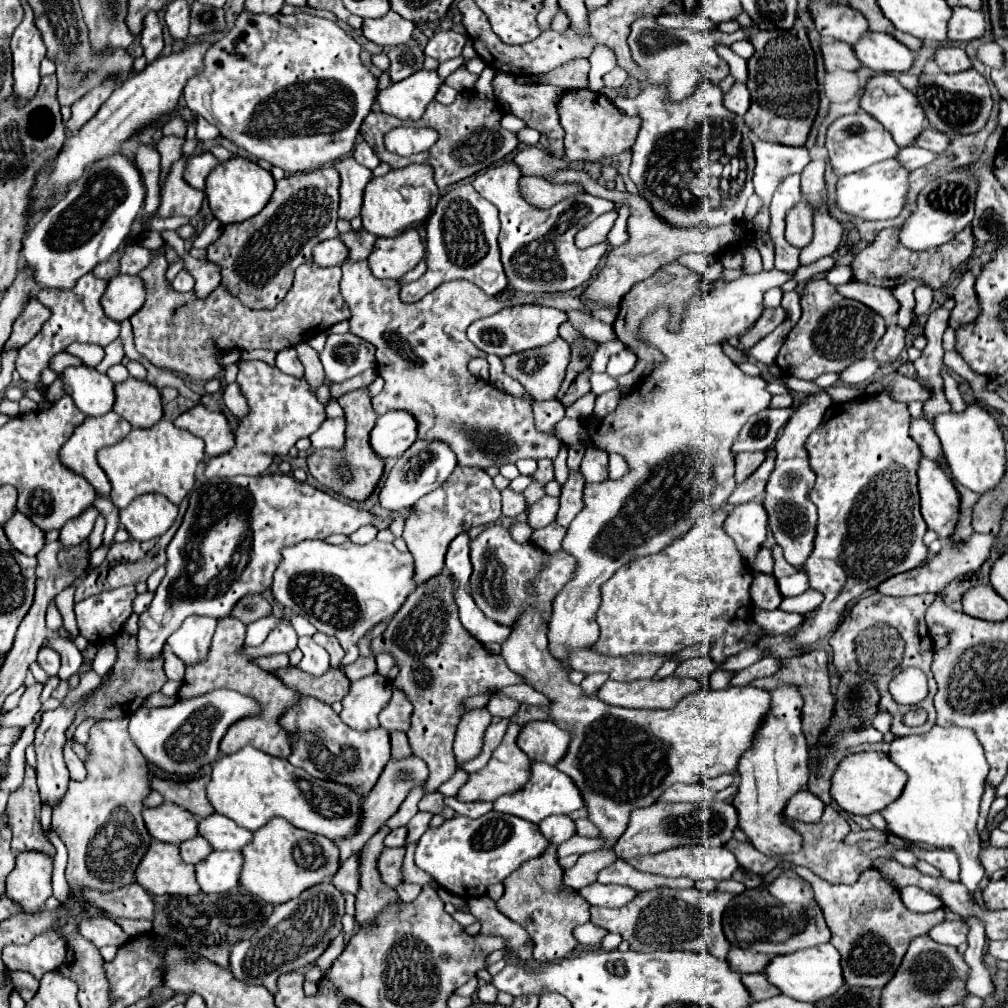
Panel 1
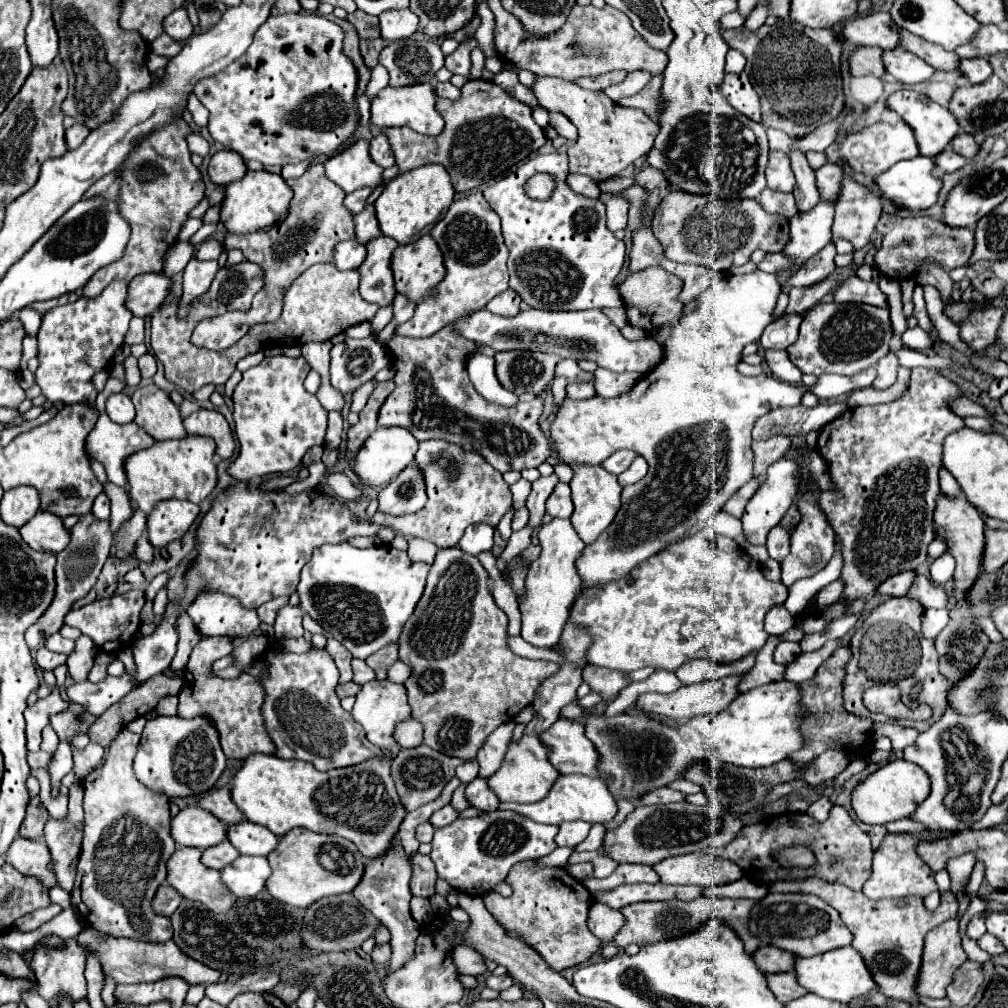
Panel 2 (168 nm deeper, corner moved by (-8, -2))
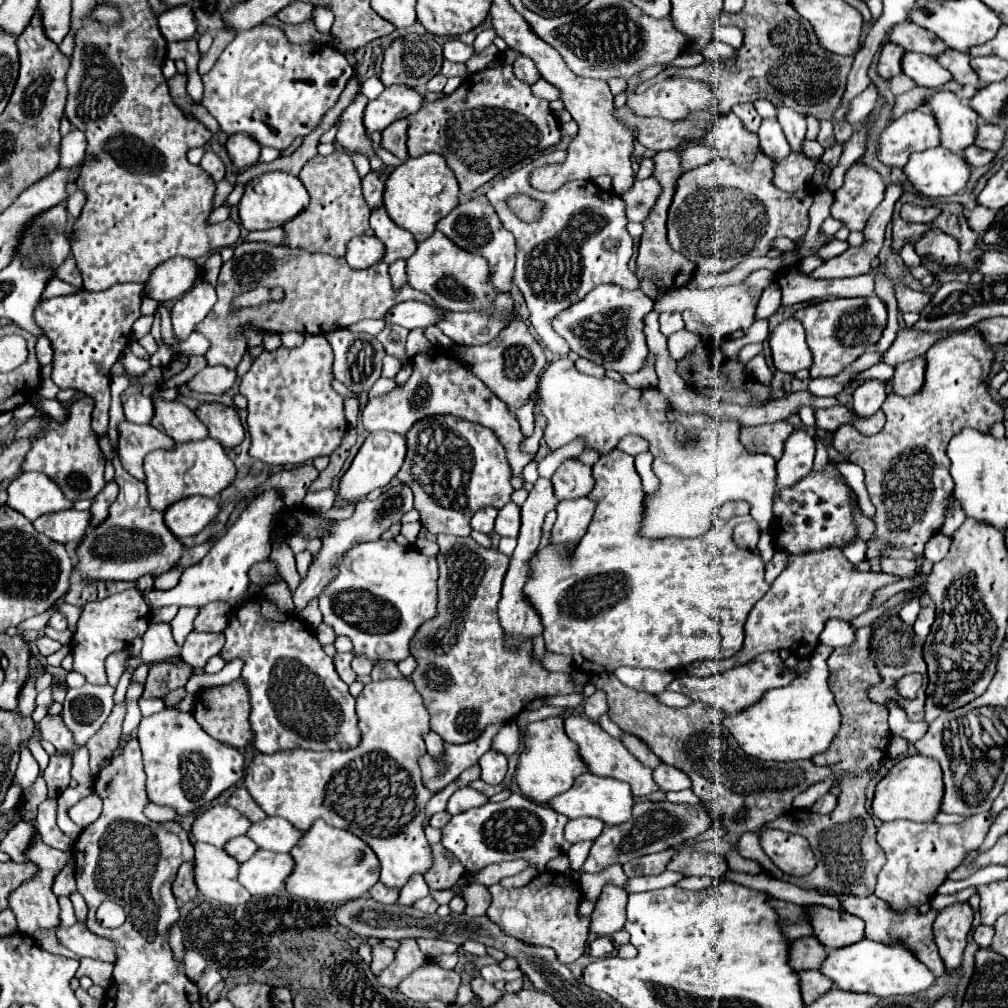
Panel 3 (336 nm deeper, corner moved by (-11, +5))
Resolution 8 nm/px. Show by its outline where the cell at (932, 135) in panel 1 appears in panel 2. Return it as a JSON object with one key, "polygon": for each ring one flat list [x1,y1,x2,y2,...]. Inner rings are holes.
{"polygon":[[966,132,958,134,958,136,956,136,956,142,952,142,950,148,952,148,956,154,964,156,964,158,974,158,974,156,980,152,980,144,974,140,972,134,966,134]]}

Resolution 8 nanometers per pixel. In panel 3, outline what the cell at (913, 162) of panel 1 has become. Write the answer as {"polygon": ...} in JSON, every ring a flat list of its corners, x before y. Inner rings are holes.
{"polygon":[[971,145,971,147,967,147,967,149,963,151,963,157,967,157,967,165,971,165,971,167,973,167,973,165,975,165,975,167,981,167,981,165,989,165,989,163,993,161,995,153]]}

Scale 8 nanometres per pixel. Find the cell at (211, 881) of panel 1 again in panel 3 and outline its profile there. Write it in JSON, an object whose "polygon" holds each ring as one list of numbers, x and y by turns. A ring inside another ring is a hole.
{"polygon":[[259,849,251,859,241,863,239,883,251,895,271,895,283,887,291,871,293,859,289,853]]}

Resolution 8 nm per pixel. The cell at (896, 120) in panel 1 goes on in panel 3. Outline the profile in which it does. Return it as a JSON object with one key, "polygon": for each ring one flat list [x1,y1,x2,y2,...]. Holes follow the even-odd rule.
{"polygon":[[935,91,925,99,925,105,931,109,939,123,941,147,959,153,963,147,973,145,979,115,969,105,961,103,949,91]]}

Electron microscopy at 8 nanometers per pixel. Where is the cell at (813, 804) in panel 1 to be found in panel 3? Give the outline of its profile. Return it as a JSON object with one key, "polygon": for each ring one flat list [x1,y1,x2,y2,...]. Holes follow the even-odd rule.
{"polygon":[[827,793,827,795,823,795,821,799,815,801,811,811,815,811,815,813,831,813,835,809,835,805,837,805,837,797,833,793]]}

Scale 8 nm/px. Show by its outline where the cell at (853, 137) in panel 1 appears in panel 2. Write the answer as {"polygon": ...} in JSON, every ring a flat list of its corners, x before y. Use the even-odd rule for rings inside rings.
{"polygon":[[902,120,898,124,878,122,878,124,872,124,870,128,864,128,862,132,846,136,844,142,830,146,826,150,826,154,828,154,828,162,842,160,842,162,850,164,854,168,854,172,878,176,878,174,886,172,890,166,894,166,896,162,918,156,918,142,914,138,914,130,910,126,906,126,906,122,902,122]]}

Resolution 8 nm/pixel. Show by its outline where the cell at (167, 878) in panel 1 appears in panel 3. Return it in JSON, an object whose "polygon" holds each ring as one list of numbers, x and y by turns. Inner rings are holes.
{"polygon":[[193,843,193,849,195,885,201,895,225,905,241,905,251,897,249,891,243,889,237,881,239,863,231,859,223,849,207,843]]}

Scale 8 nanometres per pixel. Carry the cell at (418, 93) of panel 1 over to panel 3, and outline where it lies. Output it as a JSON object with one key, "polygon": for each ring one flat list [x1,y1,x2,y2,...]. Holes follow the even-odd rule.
{"polygon":[[387,87,377,99,369,101,365,109,365,127,367,131,383,131,397,119,405,119,423,107,425,97,417,89,409,87]]}

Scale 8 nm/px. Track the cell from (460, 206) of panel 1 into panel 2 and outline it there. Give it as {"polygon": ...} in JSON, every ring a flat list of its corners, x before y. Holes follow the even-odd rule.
{"polygon":[[480,190,460,194,462,198,454,200,446,216,432,228,432,238,444,254,446,276,440,282,434,296,424,298,416,304,414,316,396,328,396,334,406,338,426,338,438,332,440,328,452,324,464,314,482,310,494,296,508,290,508,248,500,232,500,218,488,206]]}

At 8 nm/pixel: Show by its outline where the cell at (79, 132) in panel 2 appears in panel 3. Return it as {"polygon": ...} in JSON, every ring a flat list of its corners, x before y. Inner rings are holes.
{"polygon":[[71,129,63,139,61,139,61,167,75,167,81,163,81,159,85,157,85,149,87,149,87,141,83,131,79,129]]}

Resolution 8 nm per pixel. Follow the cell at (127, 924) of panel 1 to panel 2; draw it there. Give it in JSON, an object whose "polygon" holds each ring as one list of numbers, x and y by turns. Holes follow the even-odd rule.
{"polygon":[[124,728,118,734,118,738,110,744,110,748,106,752,106,758,104,758,104,764,100,768,96,768,96,772,92,772,82,782,84,784,84,838,82,838,82,852,80,852,80,858,78,858,78,864,76,864,76,884,74,884,74,892,72,892,72,904,78,908,78,914,82,916,82,920,88,926,92,926,98,932,102,932,102,934,116,936,116,938,132,938,132,940,142,940,142,936,144,936,148,942,166,942,166,940,172,938,172,924,170,924,170,918,160,916,160,914,156,914,152,910,152,900,154,900,154,894,156,894,158,886,166,880,166,862,174,854,176,842,170,836,170,808,168,808,168,798,160,798,160,794,152,794,152,790,148,790,144,784,140,784,138,778,136,778,136,774,134,774,132,760,136,756,138,742,140,742,140,734,132,734,128,728]]}

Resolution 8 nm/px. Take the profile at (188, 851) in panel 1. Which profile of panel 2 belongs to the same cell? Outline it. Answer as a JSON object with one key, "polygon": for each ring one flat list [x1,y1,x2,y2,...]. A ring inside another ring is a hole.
{"polygon":[[220,842,220,846,212,846,210,850,202,852,202,858,204,858,204,864,208,868,216,868,216,870,222,870,224,866,228,866,230,862,234,862,236,858,240,856,240,852,228,842]]}

